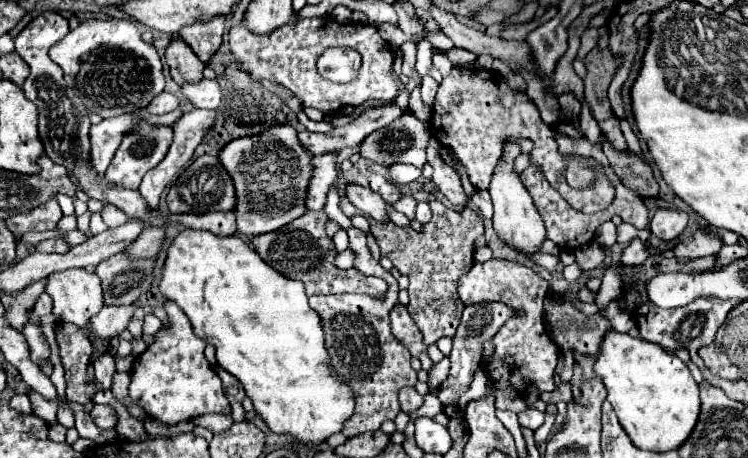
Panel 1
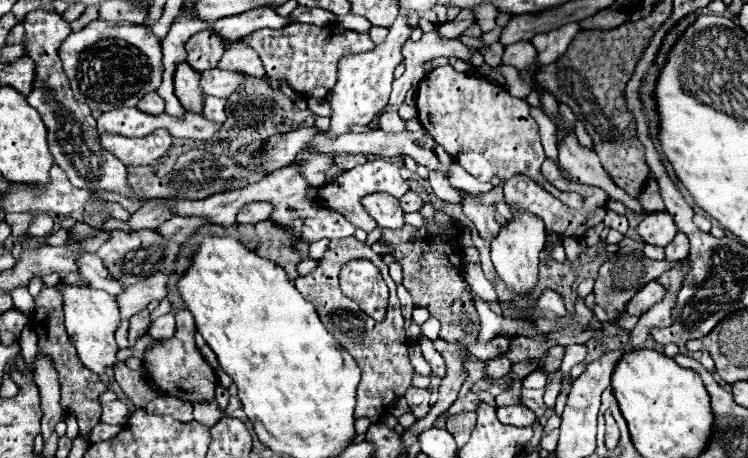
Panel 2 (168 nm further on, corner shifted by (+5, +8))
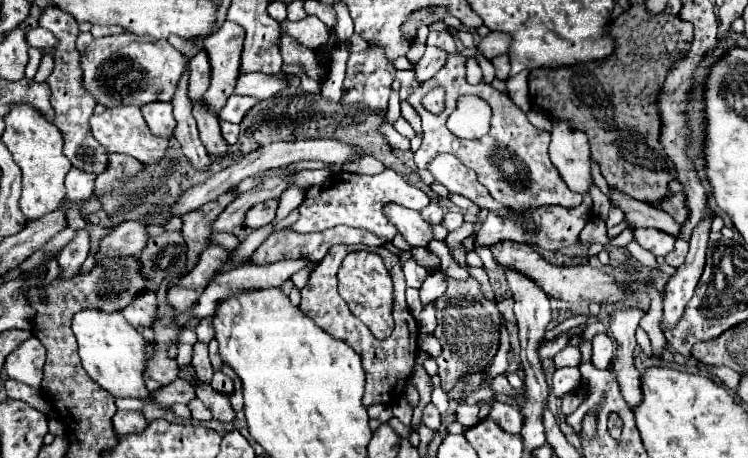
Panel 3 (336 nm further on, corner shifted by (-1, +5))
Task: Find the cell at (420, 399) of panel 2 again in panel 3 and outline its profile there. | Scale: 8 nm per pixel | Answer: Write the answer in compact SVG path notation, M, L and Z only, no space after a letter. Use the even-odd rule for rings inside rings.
M432 402L422 410L422 424L426 424L430 430L440 428L440 414L438 414L438 408Z

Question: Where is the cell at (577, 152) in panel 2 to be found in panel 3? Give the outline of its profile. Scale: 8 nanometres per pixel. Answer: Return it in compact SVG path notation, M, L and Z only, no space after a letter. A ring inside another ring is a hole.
M610 186L608 198L614 208L620 208L624 212L624 222L628 222L632 228L658 228L672 236L678 236L678 224L664 210L660 210L652 204L634 200L634 198L618 192L612 186Z

